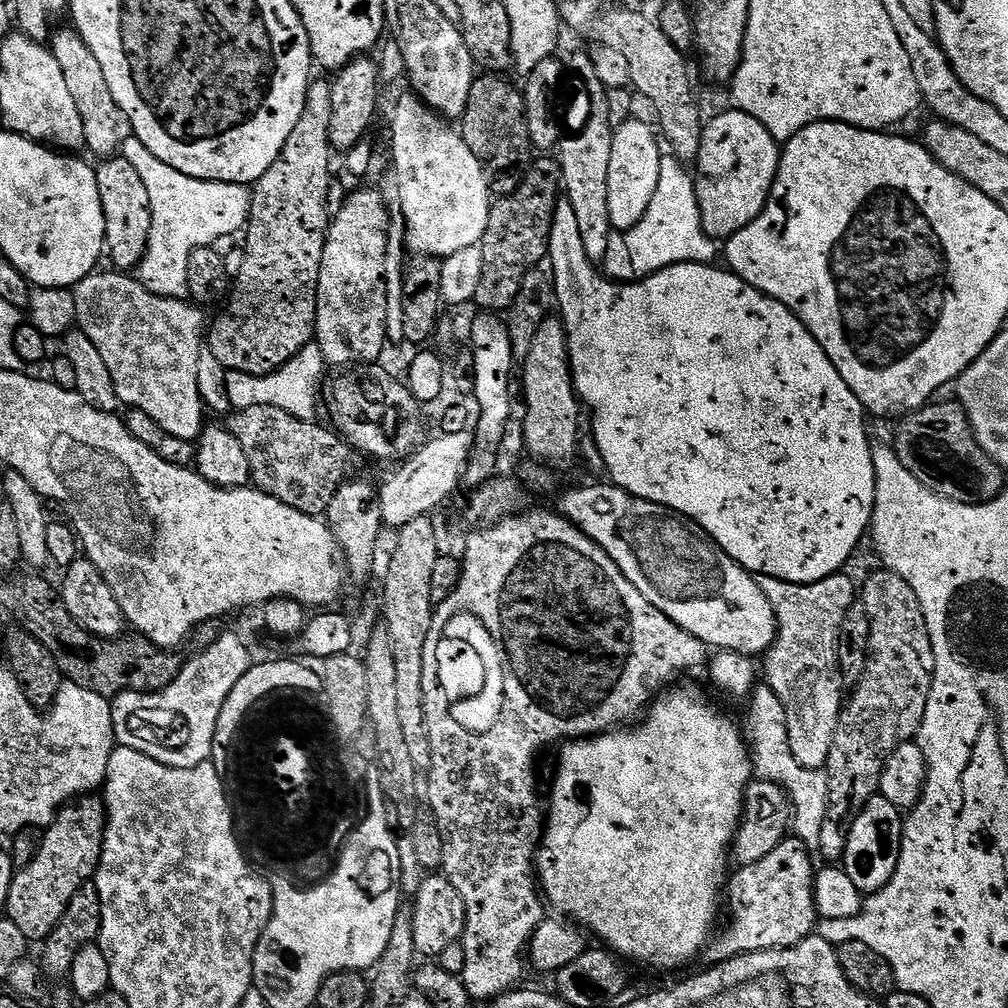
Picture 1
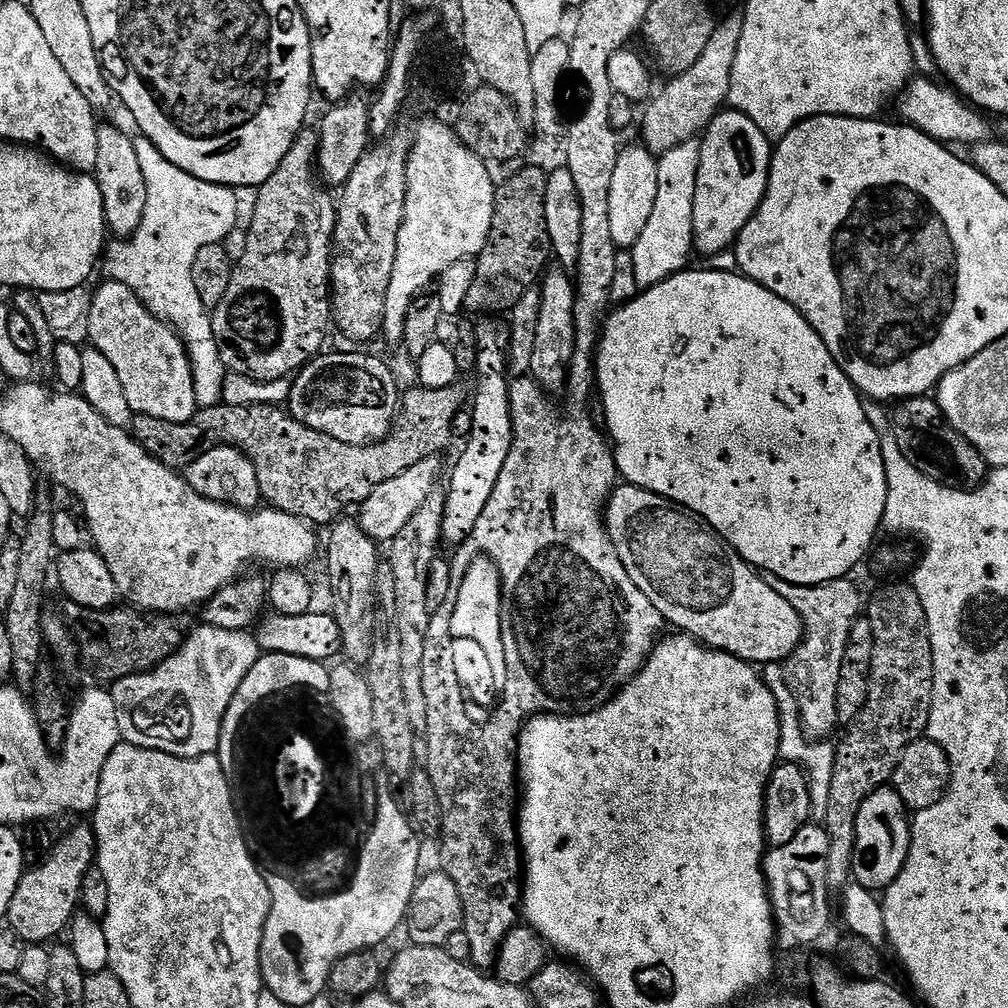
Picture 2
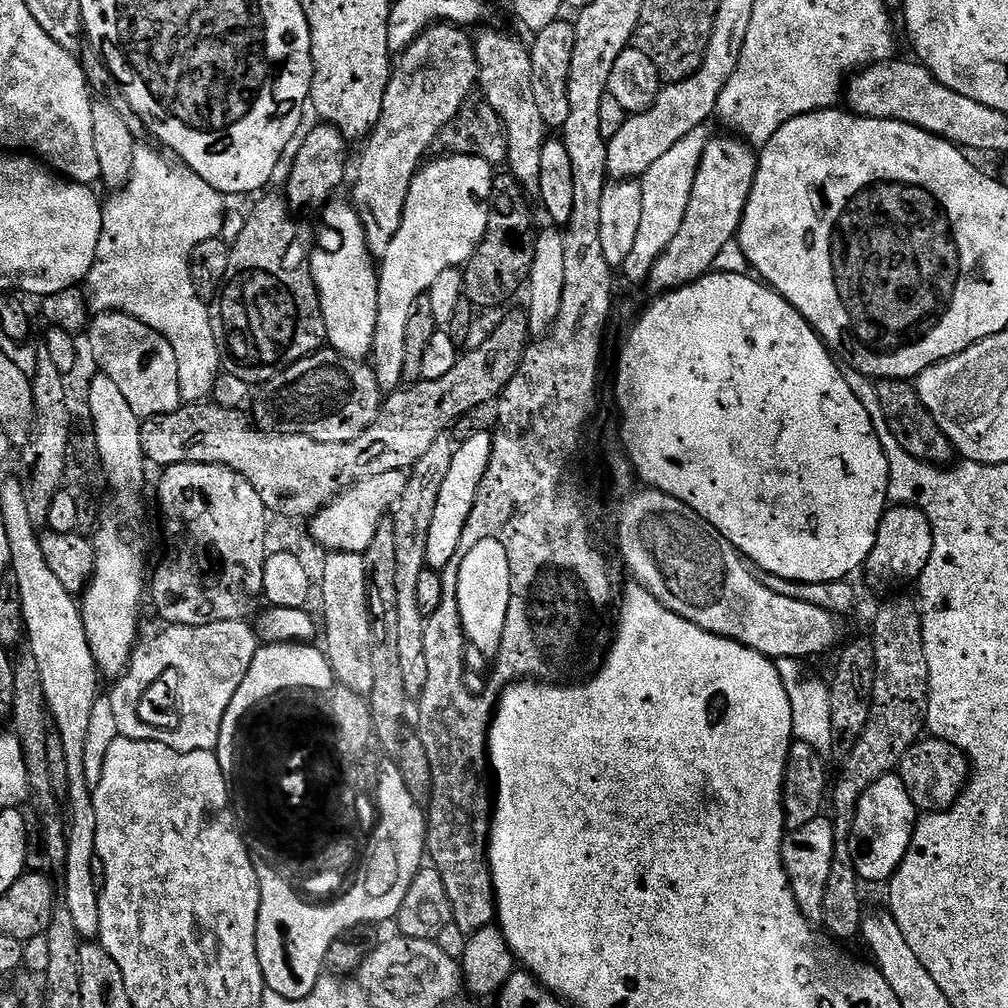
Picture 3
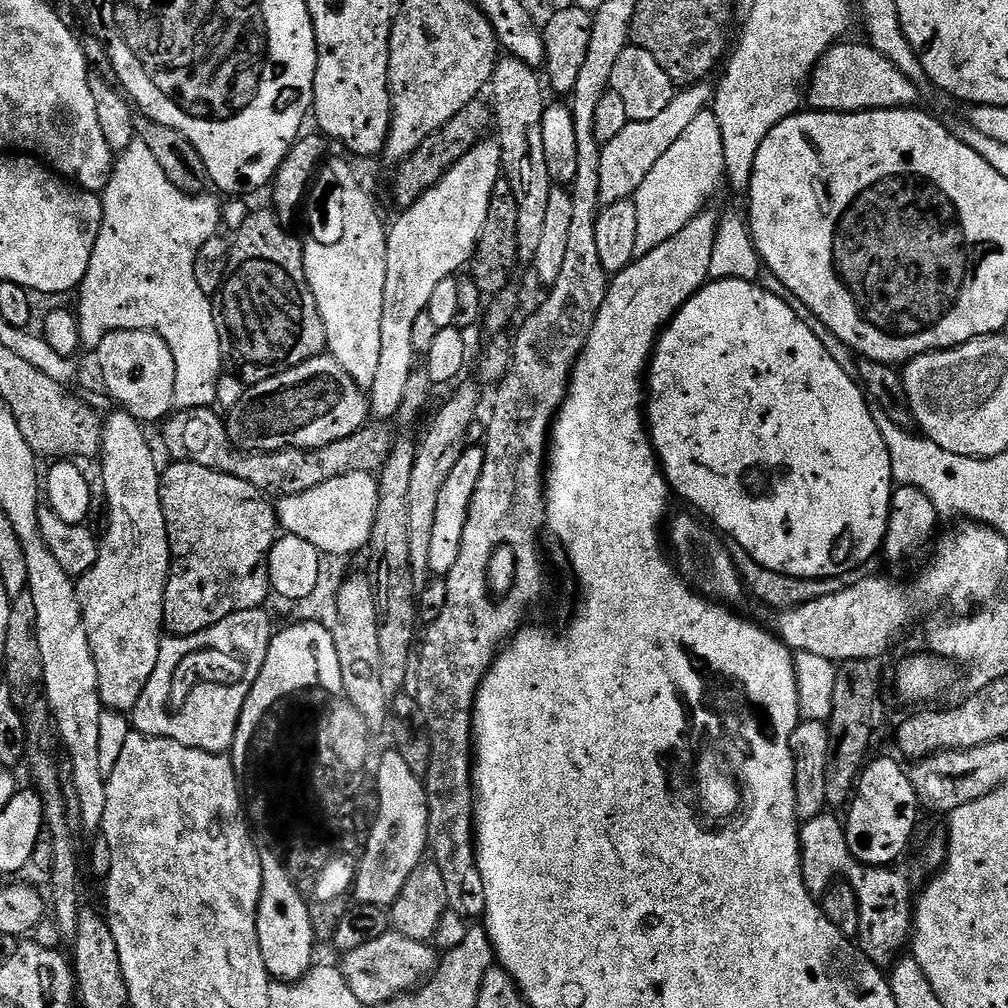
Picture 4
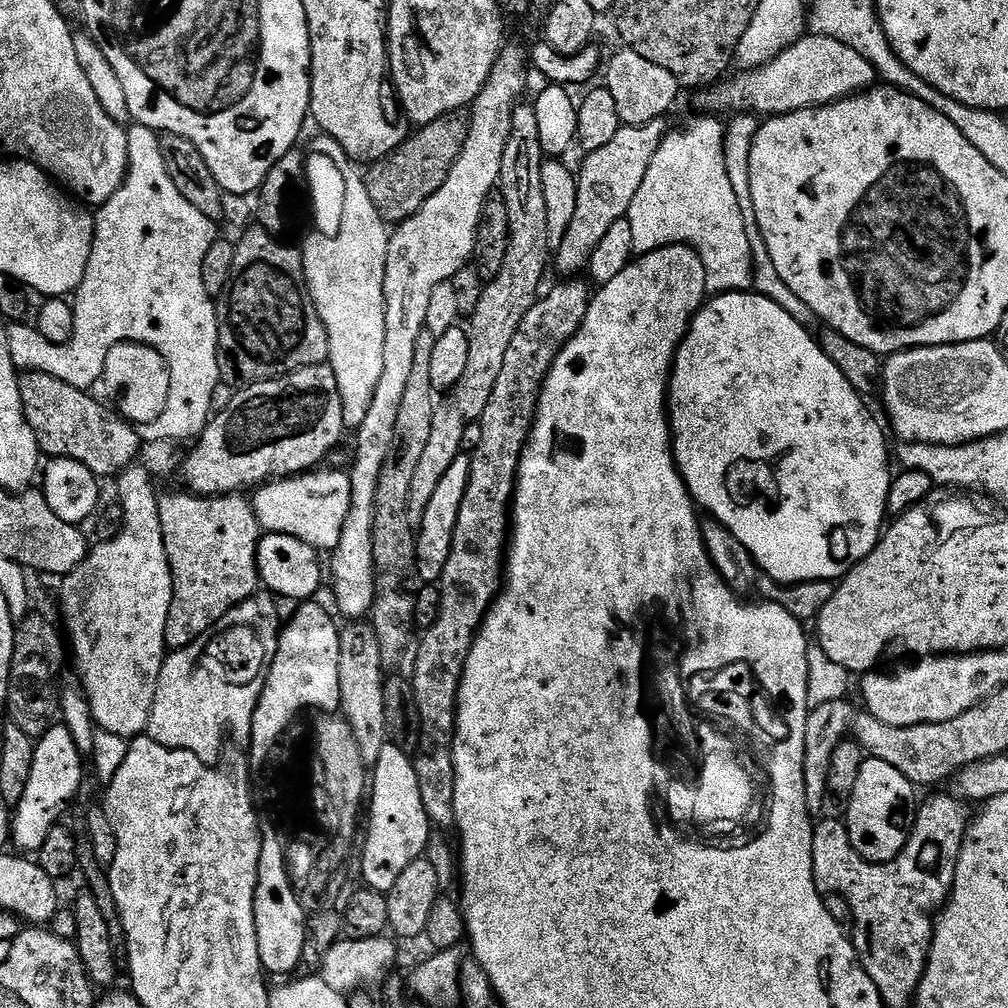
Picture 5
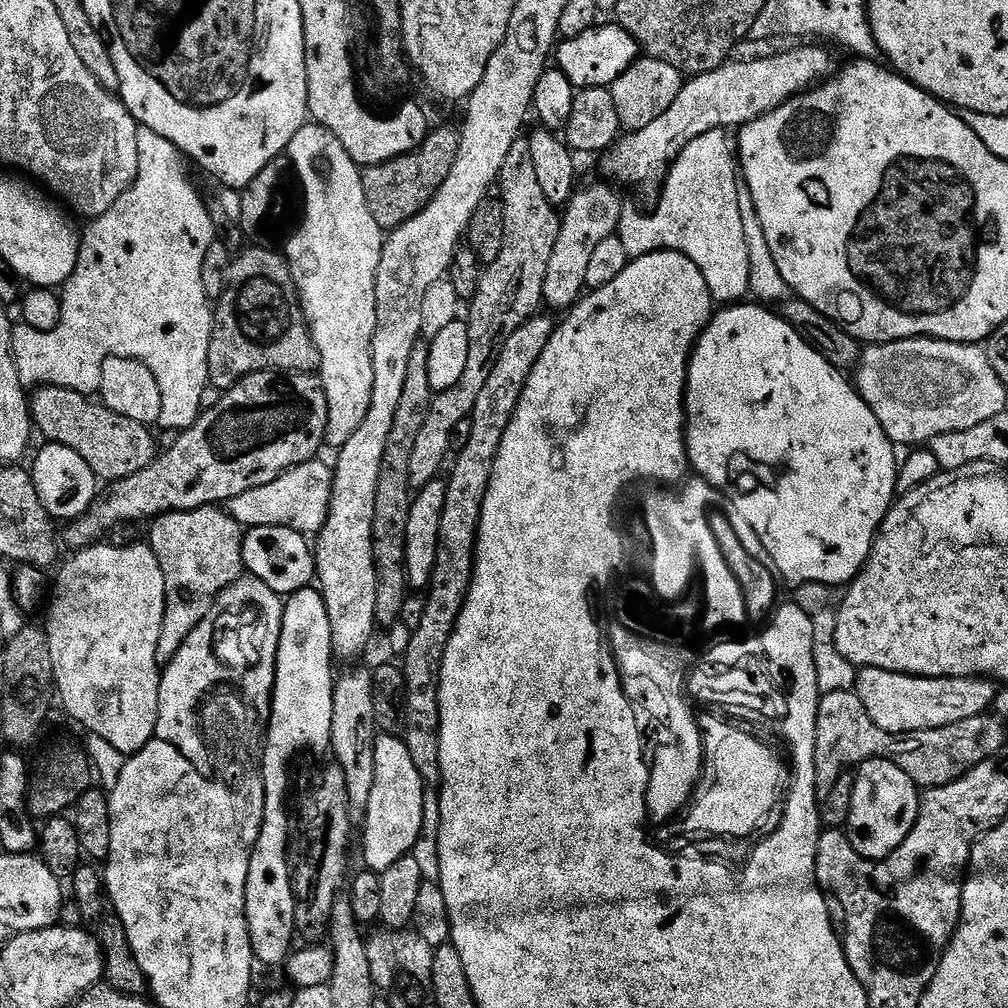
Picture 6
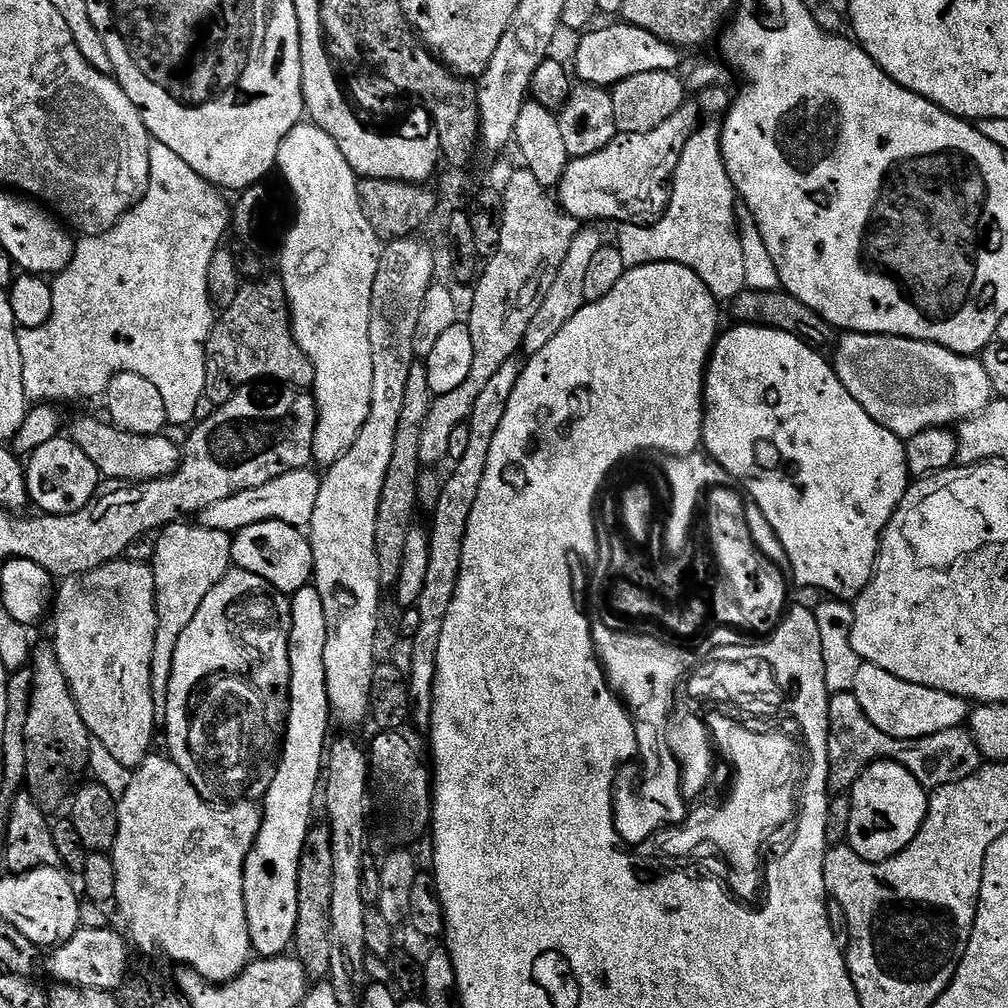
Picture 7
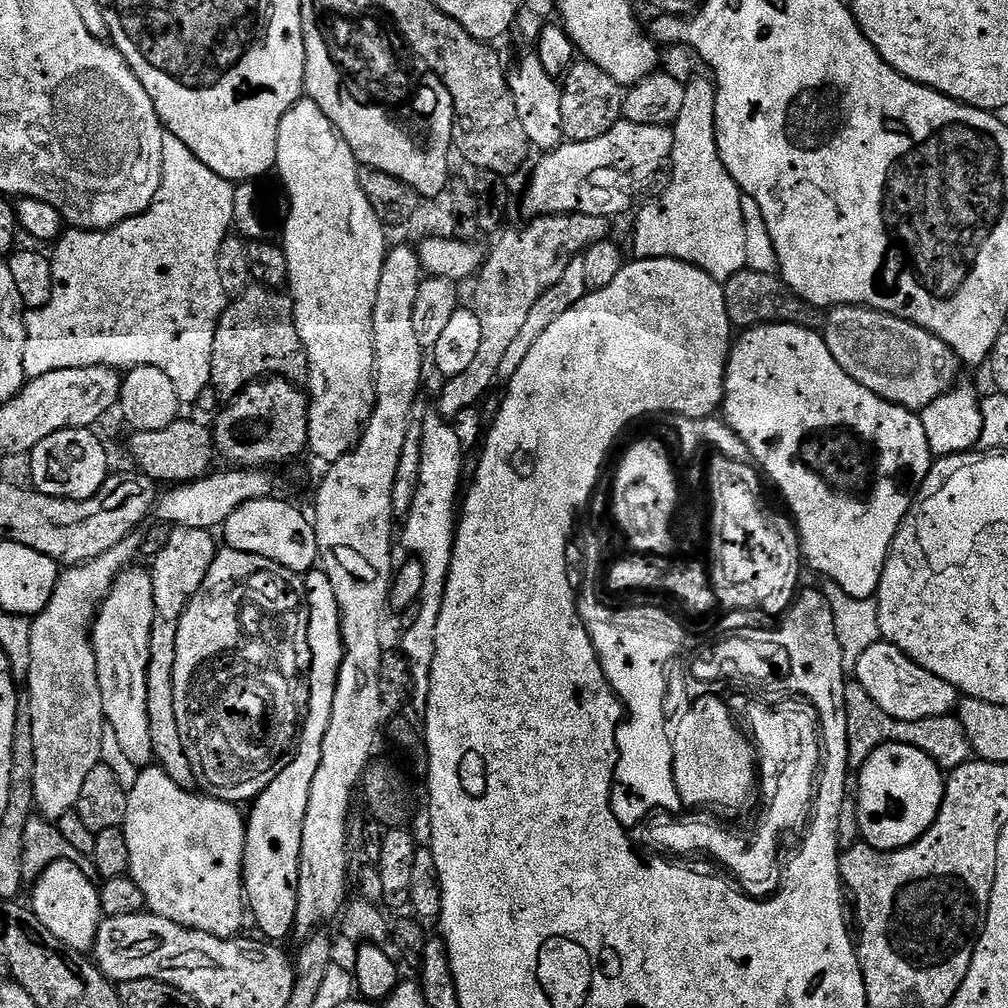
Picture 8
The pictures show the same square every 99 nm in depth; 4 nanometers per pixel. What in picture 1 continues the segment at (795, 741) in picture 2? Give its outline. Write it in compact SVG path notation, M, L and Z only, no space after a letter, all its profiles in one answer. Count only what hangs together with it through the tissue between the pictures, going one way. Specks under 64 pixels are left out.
M767 682L757 683L753 687L748 702L746 739L754 757L755 775L761 780L772 780L788 791L788 797L792 799L795 839L809 846L819 845L822 826L826 822L828 773L818 768L802 766L798 758L794 758L794 750L790 750L790 738L786 730L786 714L782 710L782 702L778 702L778 694L774 694L774 690Z

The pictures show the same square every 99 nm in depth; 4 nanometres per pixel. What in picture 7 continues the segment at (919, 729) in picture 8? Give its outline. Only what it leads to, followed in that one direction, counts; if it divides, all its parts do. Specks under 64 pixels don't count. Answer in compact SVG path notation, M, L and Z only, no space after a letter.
M851 691L838 692L831 697L829 715L830 732L832 728L832 736L836 739L834 771L829 783L831 791L836 794L847 793L856 779L863 774L864 769L876 759L893 759L900 755L901 761L909 769L919 771L920 747L927 751L926 756L932 761L933 770L940 772L936 776L937 785L947 784L961 776L968 776L969 773L976 772L982 763L982 753L976 737L964 726L924 737L920 744L914 740L896 740L873 723L864 704Z

